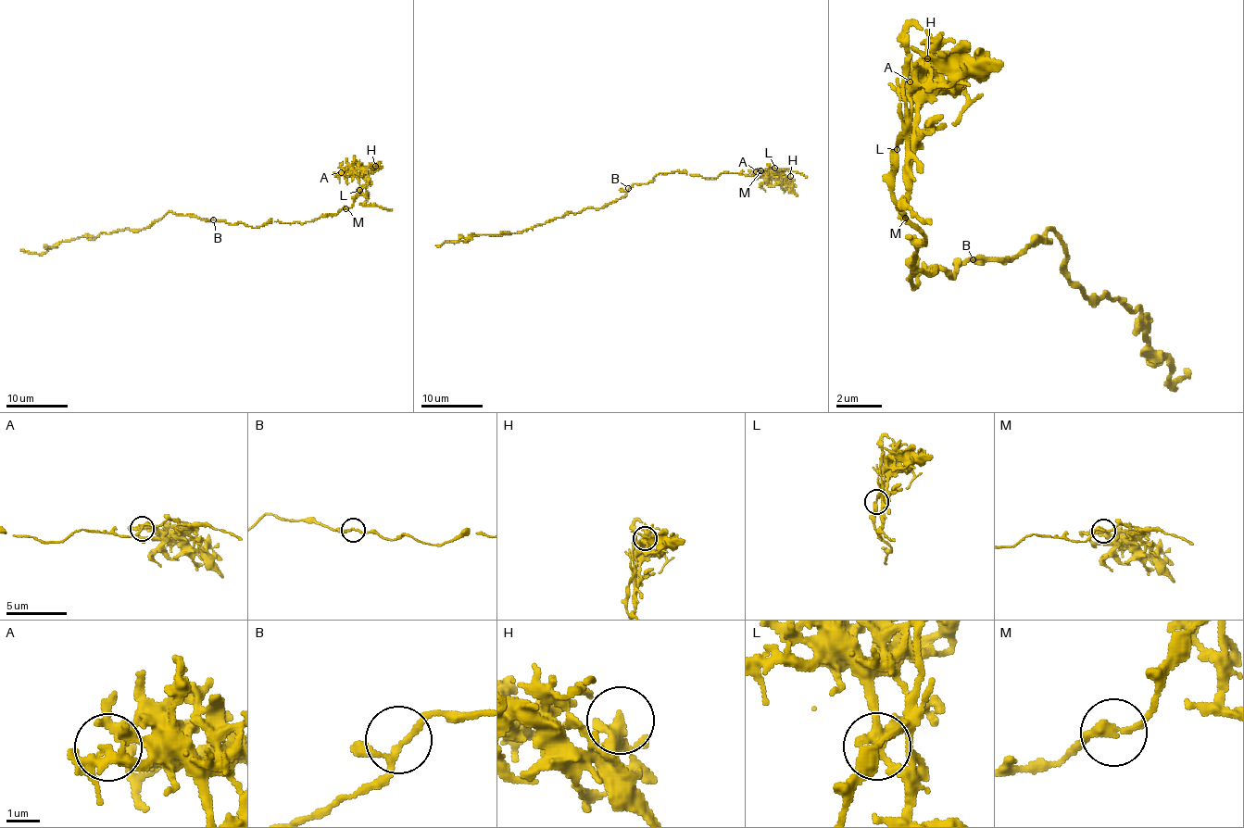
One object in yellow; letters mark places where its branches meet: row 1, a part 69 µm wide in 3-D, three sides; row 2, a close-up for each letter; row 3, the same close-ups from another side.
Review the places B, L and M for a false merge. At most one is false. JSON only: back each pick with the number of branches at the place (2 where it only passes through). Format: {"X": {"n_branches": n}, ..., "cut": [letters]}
{"L": {"n_branches": 2}, "cut": ["L"]}

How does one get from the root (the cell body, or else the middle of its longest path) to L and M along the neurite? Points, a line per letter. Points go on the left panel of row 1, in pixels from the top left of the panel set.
L: (213, 219), (253, 228), (271, 221), (306, 223), (350, 207), (359, 191)
M: (213, 219), (257, 228), (271, 221), (306, 223), (336, 215), (345, 209)

